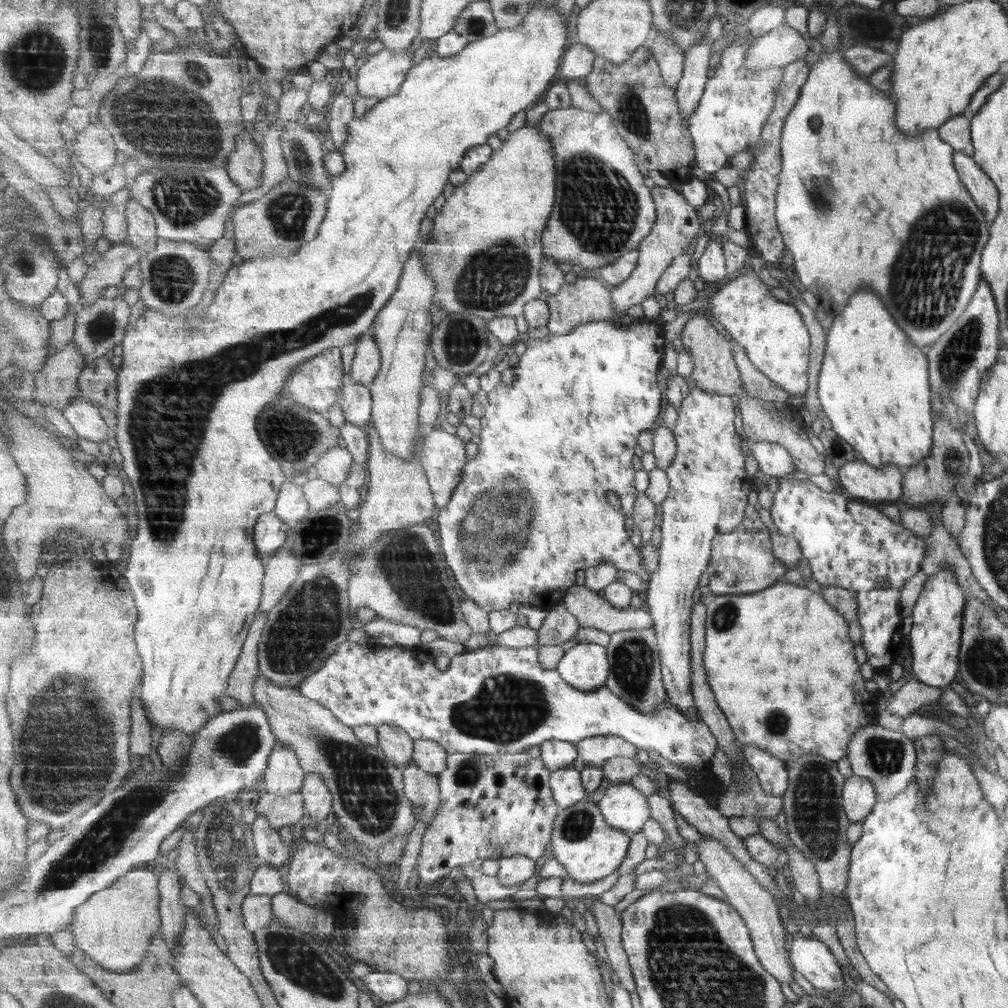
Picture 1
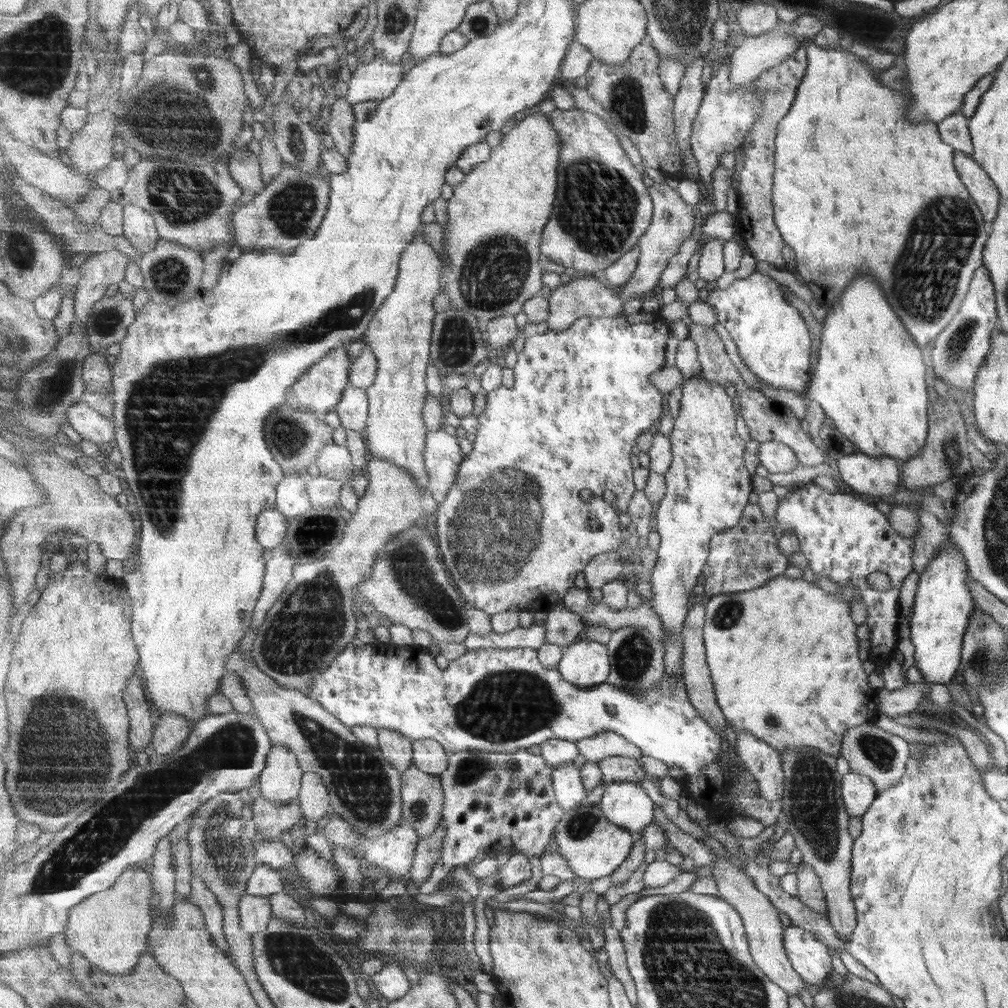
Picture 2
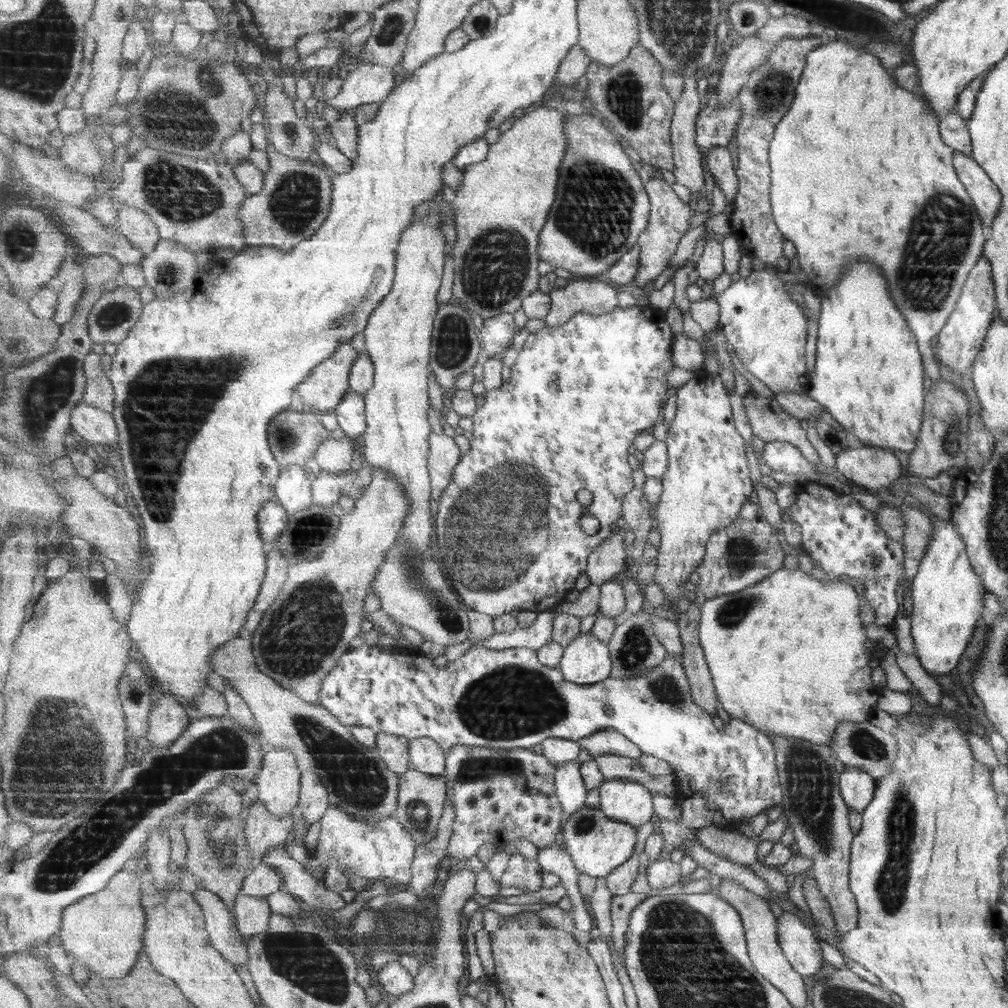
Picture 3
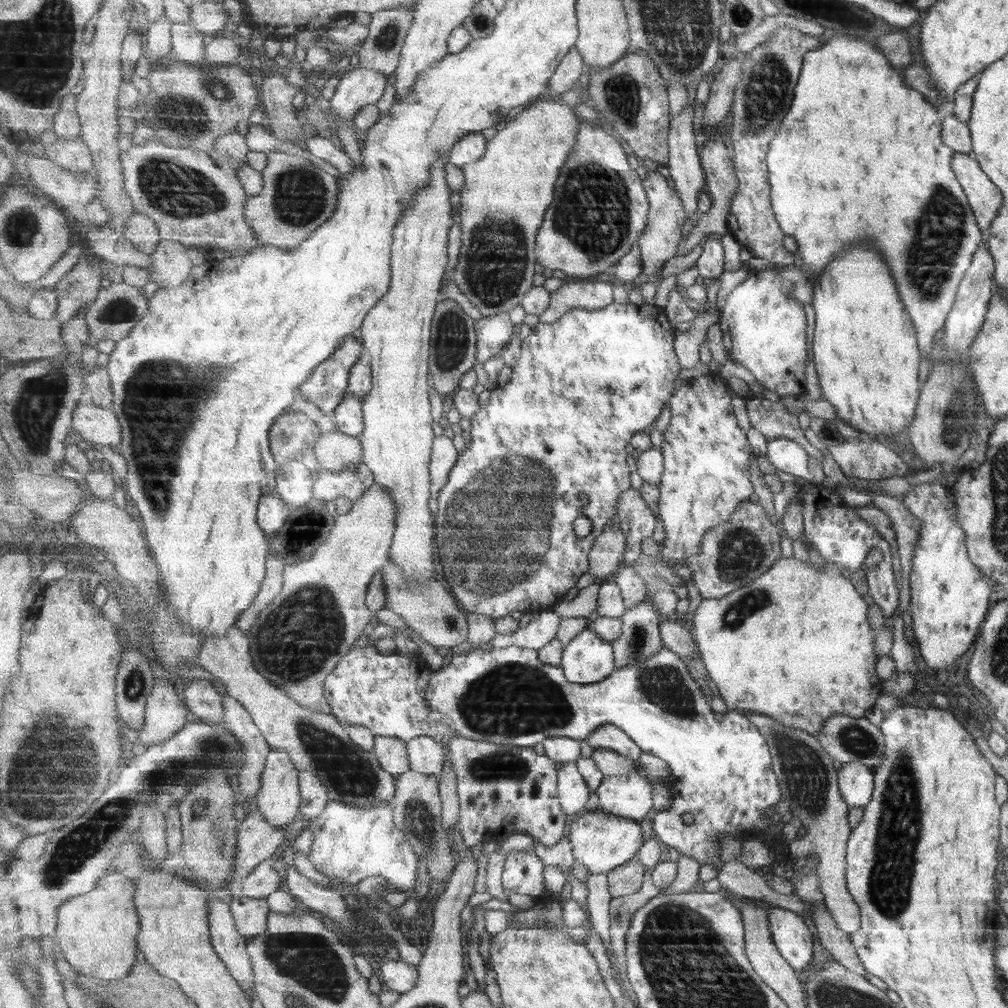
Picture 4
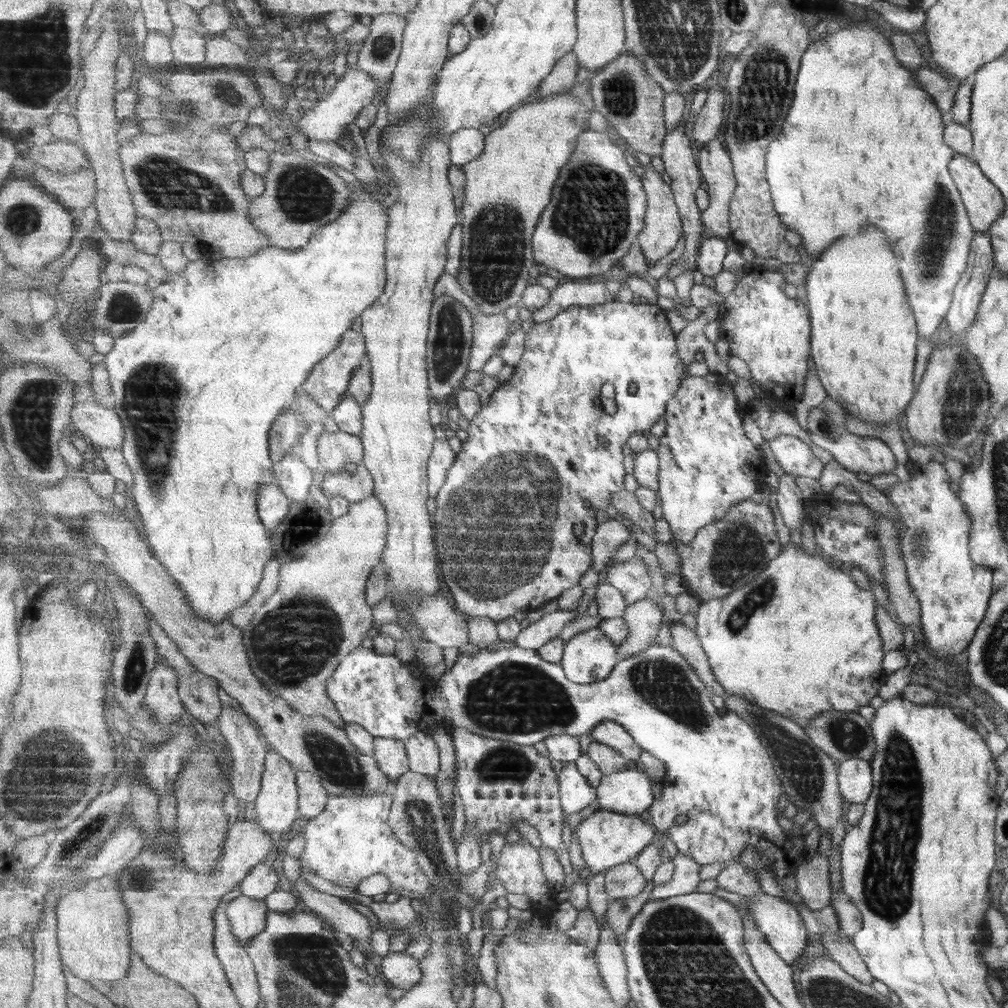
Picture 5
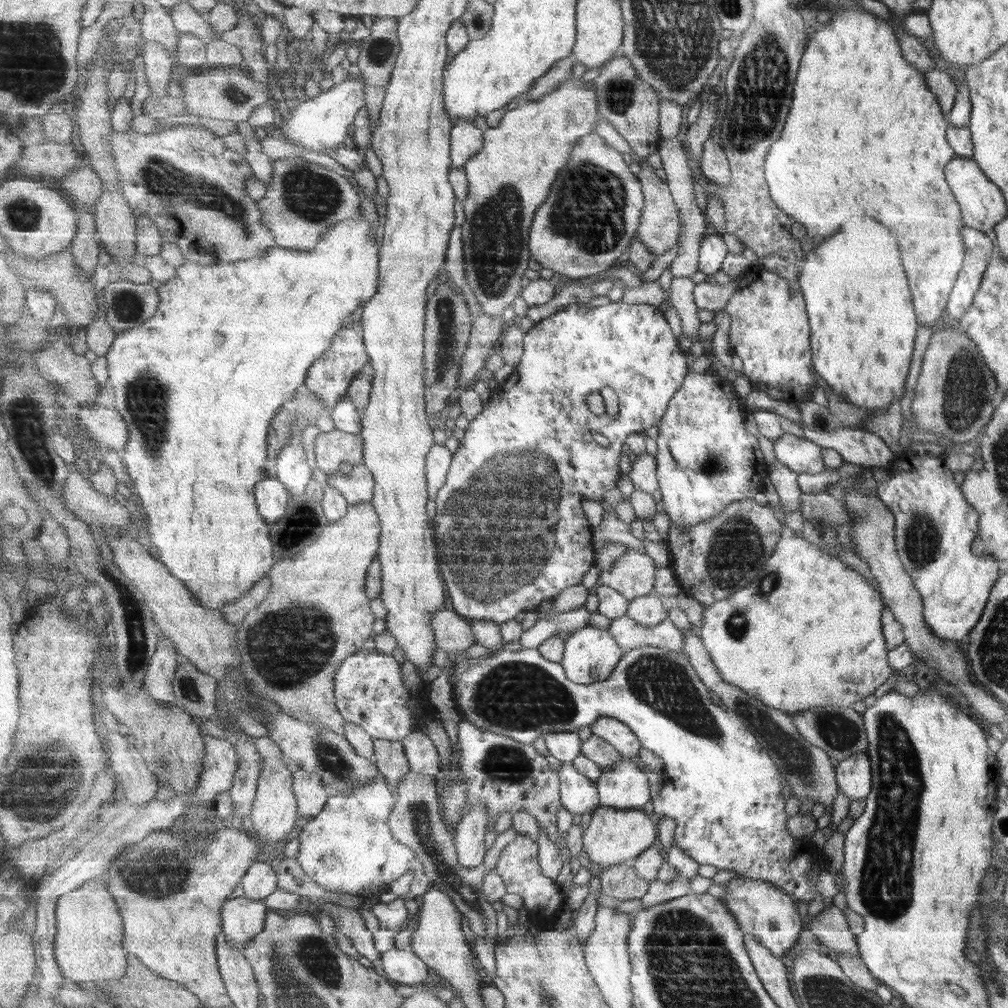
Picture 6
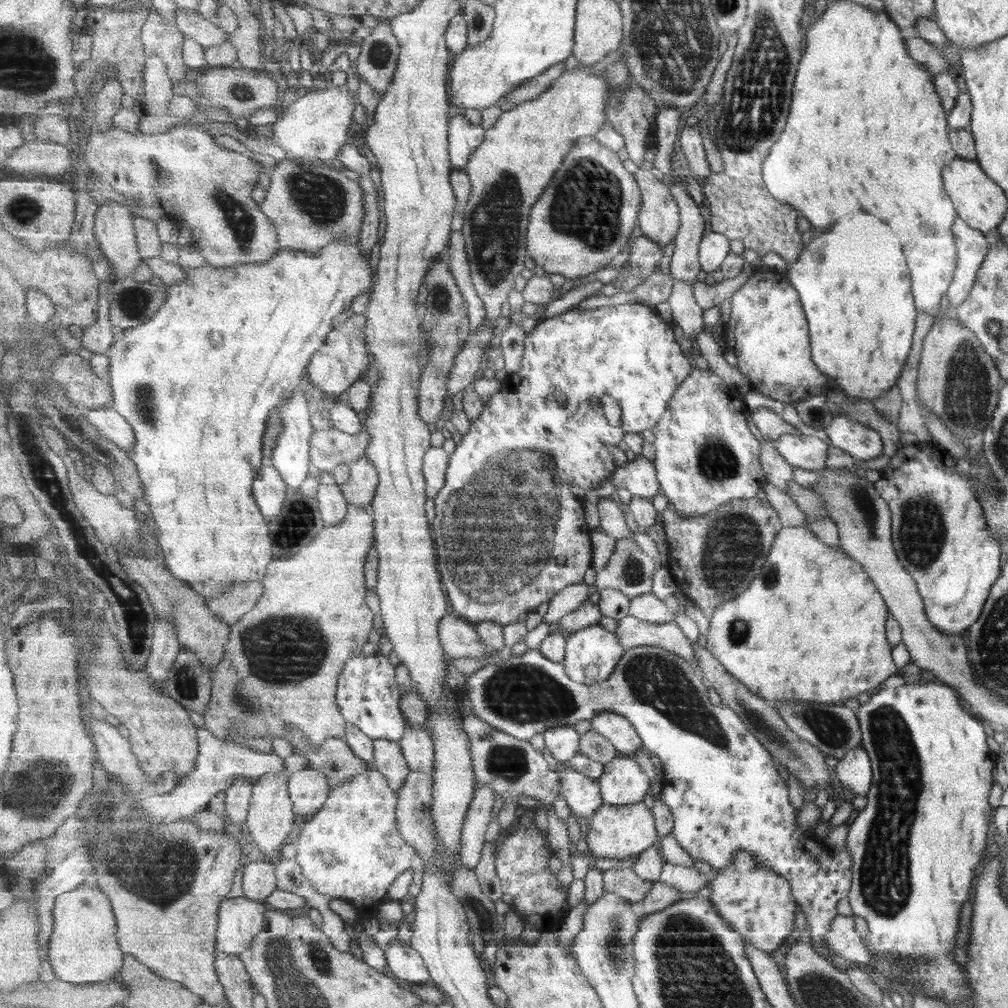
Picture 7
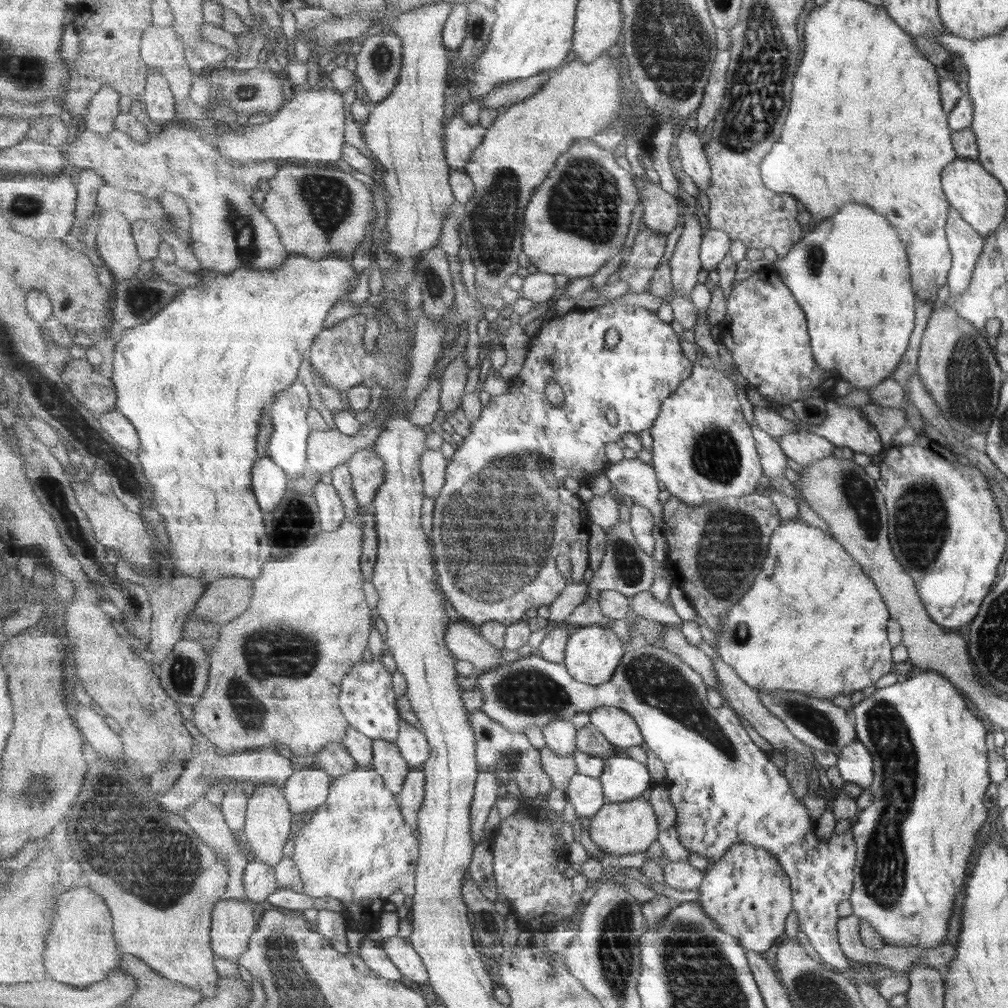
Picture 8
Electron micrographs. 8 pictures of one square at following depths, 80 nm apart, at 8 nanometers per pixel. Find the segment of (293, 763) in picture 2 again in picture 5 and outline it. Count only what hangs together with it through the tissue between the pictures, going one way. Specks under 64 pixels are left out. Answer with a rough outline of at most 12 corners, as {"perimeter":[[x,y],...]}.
{"perimeter":[[265,758],[256,821],[279,842],[300,814],[296,770]]}

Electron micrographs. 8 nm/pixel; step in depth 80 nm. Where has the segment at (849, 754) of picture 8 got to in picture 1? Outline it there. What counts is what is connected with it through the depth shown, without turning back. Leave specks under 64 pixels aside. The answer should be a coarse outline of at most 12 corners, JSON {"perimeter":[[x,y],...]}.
{"perimeter":[[843,780],[841,810],[861,823],[876,801],[869,780]]}

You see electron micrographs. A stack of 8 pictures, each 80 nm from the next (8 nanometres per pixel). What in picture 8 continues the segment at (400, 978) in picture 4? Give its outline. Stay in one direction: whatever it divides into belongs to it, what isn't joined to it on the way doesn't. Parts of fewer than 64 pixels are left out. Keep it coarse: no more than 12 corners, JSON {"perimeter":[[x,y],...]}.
{"perimeter":[[409,938],[383,947],[405,978],[429,983],[428,968]]}

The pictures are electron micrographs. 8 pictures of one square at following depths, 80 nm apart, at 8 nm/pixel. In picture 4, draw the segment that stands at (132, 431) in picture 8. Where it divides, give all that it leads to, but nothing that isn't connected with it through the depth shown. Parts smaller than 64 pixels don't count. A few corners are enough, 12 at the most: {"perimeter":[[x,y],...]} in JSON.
{"perimeter":[[81,403],[72,428],[87,442],[119,447],[113,409]]}

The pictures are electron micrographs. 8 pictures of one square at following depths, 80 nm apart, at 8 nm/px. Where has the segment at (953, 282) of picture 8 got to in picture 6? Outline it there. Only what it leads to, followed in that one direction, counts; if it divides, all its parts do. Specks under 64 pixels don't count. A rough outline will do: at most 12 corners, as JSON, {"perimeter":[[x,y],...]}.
{"perimeter":[[962,225],[964,259],[945,303],[953,323],[969,309],[991,241]]}

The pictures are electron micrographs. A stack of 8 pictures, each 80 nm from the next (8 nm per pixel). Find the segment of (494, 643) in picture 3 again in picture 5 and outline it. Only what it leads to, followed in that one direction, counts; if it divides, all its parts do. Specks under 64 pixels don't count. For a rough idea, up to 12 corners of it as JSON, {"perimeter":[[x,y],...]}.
{"perimeter":[[545,613],[524,628],[514,642],[539,651],[559,638],[564,626],[583,613]]}

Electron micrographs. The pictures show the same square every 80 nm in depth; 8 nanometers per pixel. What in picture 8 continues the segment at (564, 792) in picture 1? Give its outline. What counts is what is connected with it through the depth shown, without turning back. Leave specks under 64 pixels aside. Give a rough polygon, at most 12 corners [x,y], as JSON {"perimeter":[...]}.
{"perimeter":[[579,772],[565,794],[579,818],[607,803],[603,782]]}

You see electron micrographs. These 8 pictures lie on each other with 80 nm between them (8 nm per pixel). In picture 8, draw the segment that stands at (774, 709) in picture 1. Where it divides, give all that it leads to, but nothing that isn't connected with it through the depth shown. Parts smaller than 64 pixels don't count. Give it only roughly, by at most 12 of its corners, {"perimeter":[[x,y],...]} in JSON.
{"perimeter":[[798,515],[714,647],[831,701],[892,670],[873,581]]}

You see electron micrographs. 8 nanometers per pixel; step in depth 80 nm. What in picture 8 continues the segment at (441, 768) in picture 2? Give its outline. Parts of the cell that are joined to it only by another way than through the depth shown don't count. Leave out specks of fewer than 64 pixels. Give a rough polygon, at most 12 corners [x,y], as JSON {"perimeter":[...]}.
{"perimeter":[[399,717],[395,740],[410,770],[429,761],[430,744],[418,724]]}

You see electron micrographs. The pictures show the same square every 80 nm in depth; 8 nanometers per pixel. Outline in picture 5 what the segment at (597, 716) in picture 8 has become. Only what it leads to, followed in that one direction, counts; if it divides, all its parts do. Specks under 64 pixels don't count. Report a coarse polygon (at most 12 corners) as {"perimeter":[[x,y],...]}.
{"perimeter":[[612,720],[598,724],[590,736],[608,744],[630,763],[641,757],[641,745]]}

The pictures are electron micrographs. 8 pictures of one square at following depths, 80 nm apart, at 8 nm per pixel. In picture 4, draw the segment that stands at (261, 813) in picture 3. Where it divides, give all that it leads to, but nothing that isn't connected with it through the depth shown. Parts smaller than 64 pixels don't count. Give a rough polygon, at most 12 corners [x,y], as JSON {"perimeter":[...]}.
{"perimeter":[[258,808],[237,827],[236,870],[245,879],[286,845],[288,828]]}

